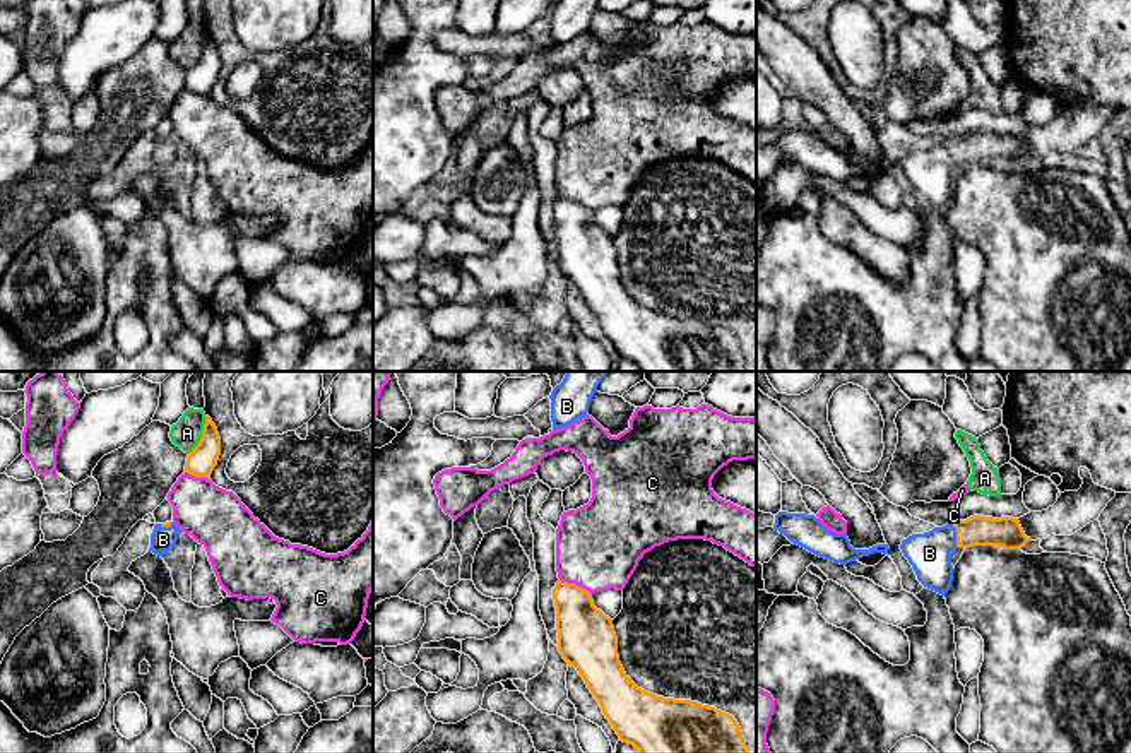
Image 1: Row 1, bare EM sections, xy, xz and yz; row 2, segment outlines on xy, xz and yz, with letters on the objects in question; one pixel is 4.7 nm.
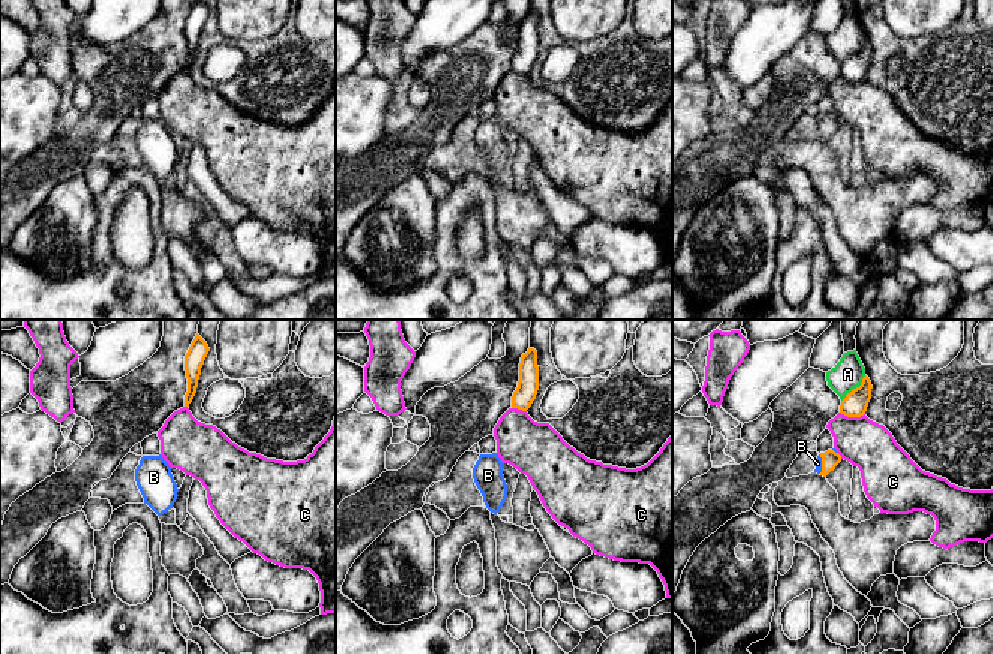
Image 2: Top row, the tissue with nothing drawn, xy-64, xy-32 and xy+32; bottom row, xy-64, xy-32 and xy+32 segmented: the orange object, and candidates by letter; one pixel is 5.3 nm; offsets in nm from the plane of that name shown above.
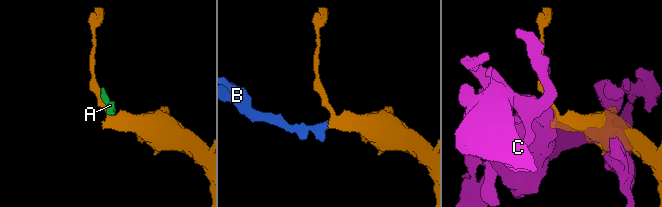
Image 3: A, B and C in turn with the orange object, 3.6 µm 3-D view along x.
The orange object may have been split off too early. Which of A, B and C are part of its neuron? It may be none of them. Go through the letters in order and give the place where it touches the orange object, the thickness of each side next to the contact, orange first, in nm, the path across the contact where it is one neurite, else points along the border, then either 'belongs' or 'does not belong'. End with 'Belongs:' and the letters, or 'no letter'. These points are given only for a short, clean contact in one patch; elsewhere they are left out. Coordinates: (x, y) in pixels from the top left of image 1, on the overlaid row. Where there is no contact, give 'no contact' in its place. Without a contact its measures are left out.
A: meets orange in xy at (202, 435); 140 nm thick on the orange side, 140 nm on the other; border along xy (206, 416), (202, 437), (189, 454); does not belong
B: meets orange in yz at (957, 536); 150 nm thick on the orange side, 200 nm on the other; runs through yz (1006, 533), (967, 533), (957, 536), (941, 541), (929, 553); belongs
C: meets orange in xz at (574, 584); 280 nm thick on the orange side, 400 nm on the other; does not belong
Belongs: B

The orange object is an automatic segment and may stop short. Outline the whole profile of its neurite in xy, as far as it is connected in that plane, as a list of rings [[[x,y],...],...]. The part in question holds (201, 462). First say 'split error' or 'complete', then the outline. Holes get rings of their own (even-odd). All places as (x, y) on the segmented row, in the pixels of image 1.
complete; [[[205,416],[205,424],[198,445],[188,454],[185,472],[195,477],[210,477],[221,455],[221,438],[216,424]]]

